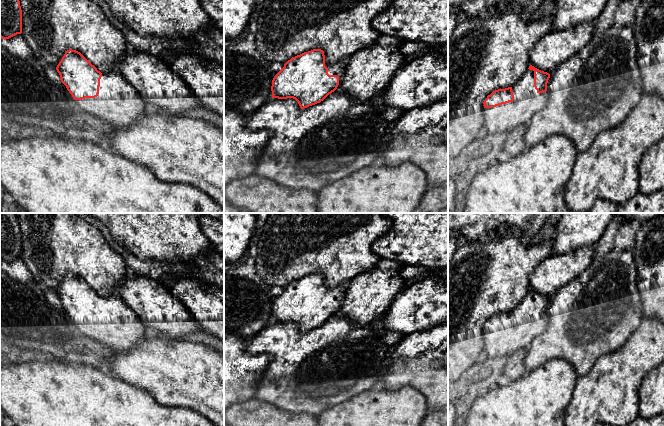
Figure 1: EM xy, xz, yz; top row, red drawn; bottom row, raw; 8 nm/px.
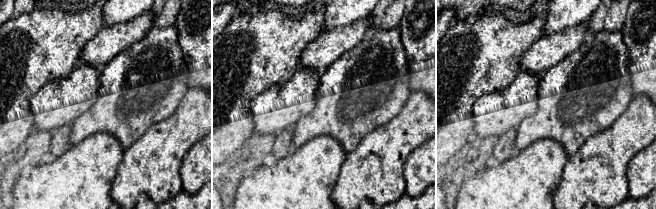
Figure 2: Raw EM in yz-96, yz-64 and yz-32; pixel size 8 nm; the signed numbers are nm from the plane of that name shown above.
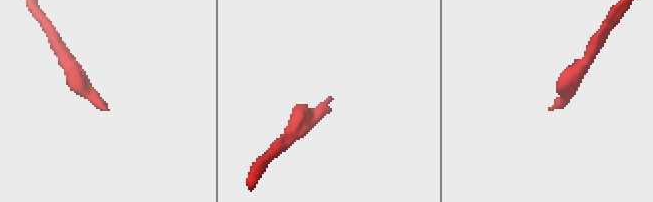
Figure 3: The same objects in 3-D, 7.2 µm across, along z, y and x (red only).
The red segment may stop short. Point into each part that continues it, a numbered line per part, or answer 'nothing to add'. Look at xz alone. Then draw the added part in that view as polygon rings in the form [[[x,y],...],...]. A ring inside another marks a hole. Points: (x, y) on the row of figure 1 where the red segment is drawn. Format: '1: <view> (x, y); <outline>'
1: xz (338, 68); [[[341,59],[336,63],[329,64],[325,62],[325,66],[328,68],[328,74],[329,75],[337,75],[339,77],[339,82],[342,79],[342,76],[344,75],[346,66],[347,66],[348,59]]]

